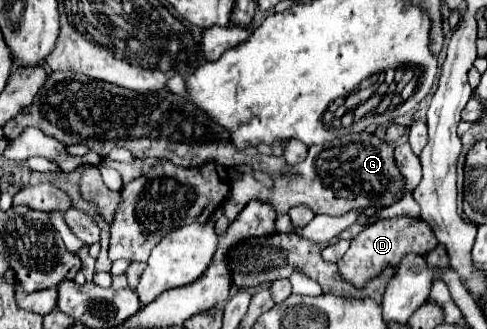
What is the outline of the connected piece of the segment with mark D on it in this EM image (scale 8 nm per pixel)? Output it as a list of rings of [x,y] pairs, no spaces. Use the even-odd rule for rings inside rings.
[[[408,216],[388,218],[368,226],[364,232],[360,232],[356,238],[350,240],[348,252],[338,260],[338,270],[346,282],[350,282],[354,288],[362,288],[366,282],[382,274],[386,266],[396,268],[402,262],[402,258],[406,258],[408,254],[426,256],[436,246],[438,246],[438,240],[434,238],[434,232],[424,220],[408,218]]]

